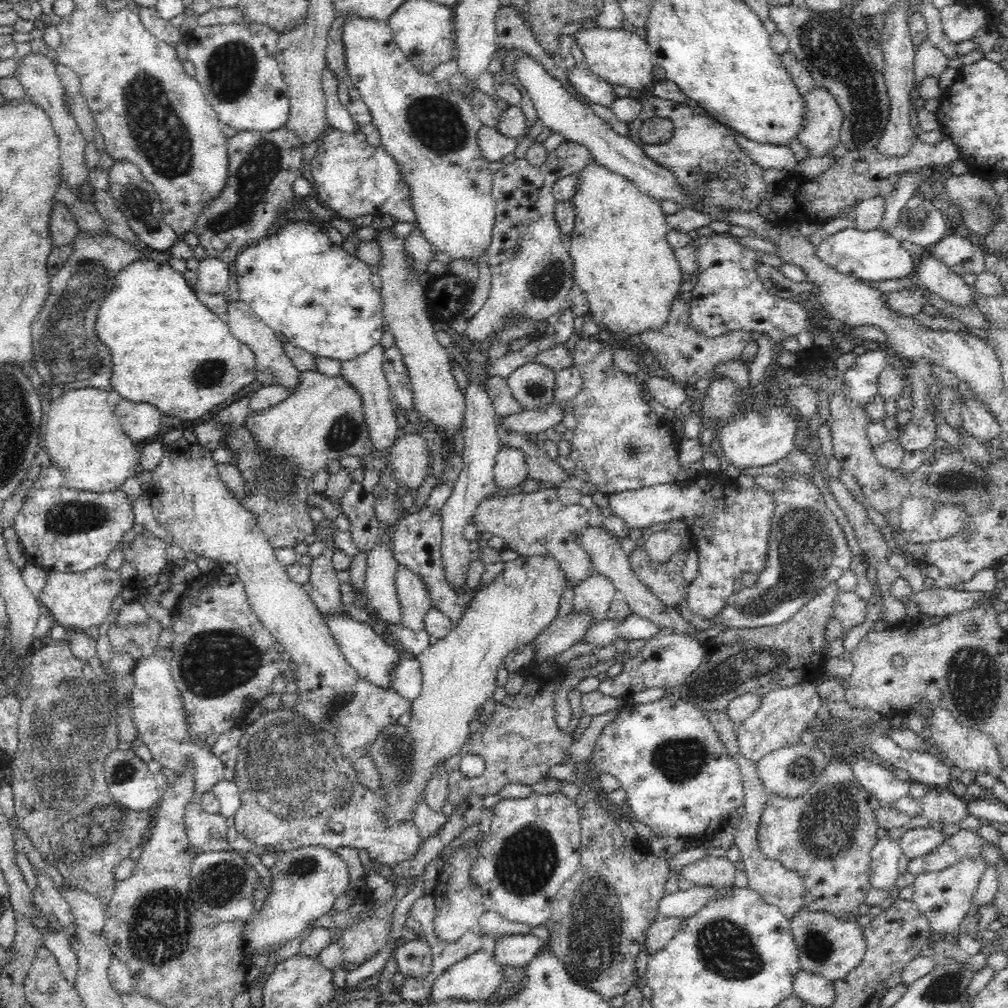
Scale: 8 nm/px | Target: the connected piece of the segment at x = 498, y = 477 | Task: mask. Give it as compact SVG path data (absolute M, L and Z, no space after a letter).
M502 447L497 452L493 477L498 490L517 491L528 471L526 456L520 449Z

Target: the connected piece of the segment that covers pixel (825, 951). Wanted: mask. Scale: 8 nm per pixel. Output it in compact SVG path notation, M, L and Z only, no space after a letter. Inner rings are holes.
M804 908L789 923L797 945L801 970L837 982L846 978L864 958L867 944L857 921L836 918L828 911L812 912Z

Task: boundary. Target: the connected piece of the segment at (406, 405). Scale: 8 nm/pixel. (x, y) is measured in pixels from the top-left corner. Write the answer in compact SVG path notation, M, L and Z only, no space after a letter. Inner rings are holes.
M396 345L386 349L383 362L390 394L394 396L401 415L405 410L415 410L412 384L400 349Z

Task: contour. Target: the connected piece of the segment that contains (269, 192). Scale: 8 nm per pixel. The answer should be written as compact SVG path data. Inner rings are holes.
M285 126L270 132L238 131L234 136L227 138L228 184L224 191L208 204L208 208L204 210L204 214L191 230L198 237L199 245L206 249L209 258L222 260L234 272L236 257L242 251L249 250L258 240L268 236L271 225L275 221L282 221L278 214L293 207L294 210L301 207L296 193L292 190L292 184L297 177L302 177L302 171L300 171L304 160L302 148L304 148L302 140Z

